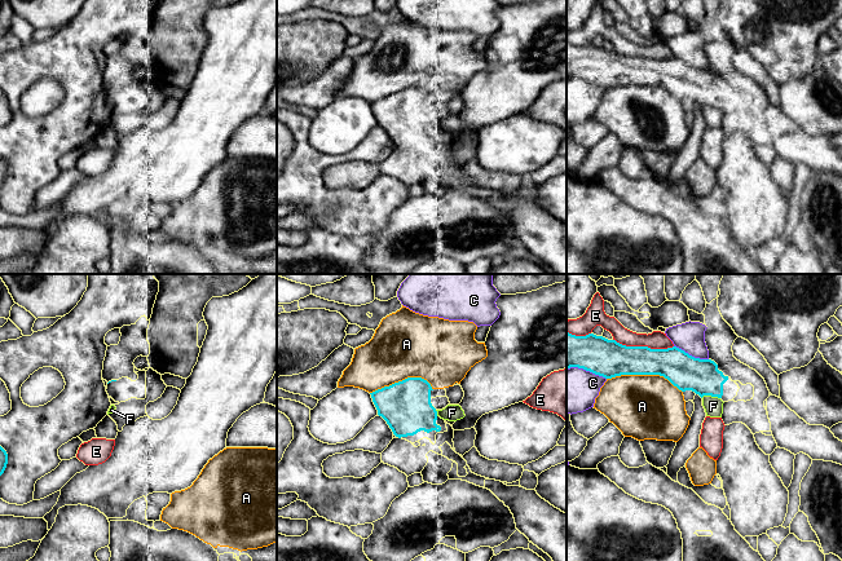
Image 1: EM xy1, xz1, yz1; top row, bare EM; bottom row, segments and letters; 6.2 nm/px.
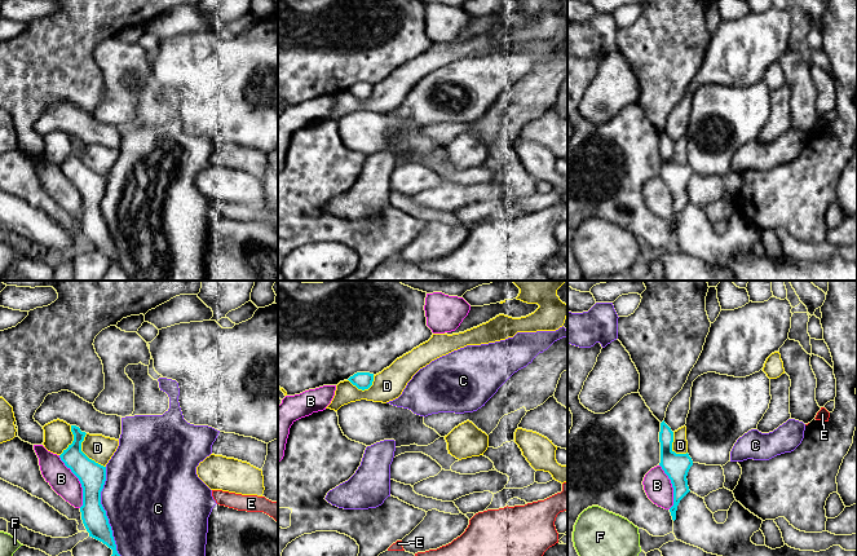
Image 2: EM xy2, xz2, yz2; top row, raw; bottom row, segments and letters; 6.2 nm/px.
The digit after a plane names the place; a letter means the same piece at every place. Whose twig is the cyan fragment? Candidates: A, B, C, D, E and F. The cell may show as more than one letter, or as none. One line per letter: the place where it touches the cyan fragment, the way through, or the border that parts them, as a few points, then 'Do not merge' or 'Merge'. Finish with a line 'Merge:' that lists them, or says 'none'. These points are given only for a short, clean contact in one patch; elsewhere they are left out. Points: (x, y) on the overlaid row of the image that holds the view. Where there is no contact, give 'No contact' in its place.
A: Touches cyan at yz1 (644, 374). Do not merge
B: Touches cyan at xy2 (79, 480). Boundary: xy2 (58, 455), (80, 484), (80, 507). Do not merge
C: Touches cyan at xy2 (105, 511). Do not merge
D: Touches cyan at xy2 (84, 454). Boundary: xy2 (85, 433), (82, 441), (82, 450), (105, 467). Do not merge
E: Touches cyan at yz1 (643, 347). Do not merge
F: Touches cyan at yz1 (710, 394). Do not merge
Merge: none

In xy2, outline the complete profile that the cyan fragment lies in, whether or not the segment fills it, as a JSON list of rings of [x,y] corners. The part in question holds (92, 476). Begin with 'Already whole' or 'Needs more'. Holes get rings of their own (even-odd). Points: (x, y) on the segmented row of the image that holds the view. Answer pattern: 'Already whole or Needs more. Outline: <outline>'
Already whole. Outline: [[[71,425],[74,441],[59,455],[67,468],[79,478],[83,487],[83,506],[80,507],[83,524],[89,537],[102,542],[112,550],[111,556],[120,556],[112,537],[112,530],[101,504],[101,491],[106,481],[106,467],[89,459],[81,451],[81,442],[85,432],[79,427]]]

